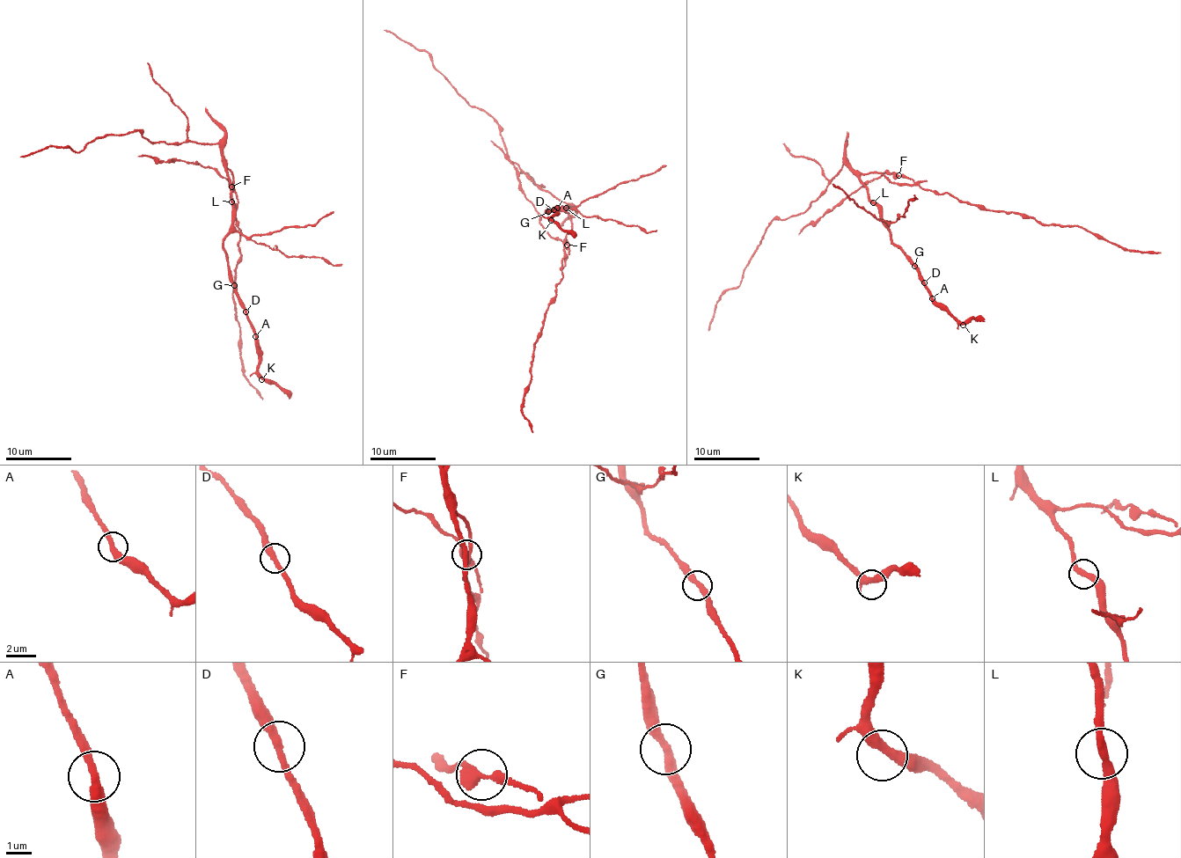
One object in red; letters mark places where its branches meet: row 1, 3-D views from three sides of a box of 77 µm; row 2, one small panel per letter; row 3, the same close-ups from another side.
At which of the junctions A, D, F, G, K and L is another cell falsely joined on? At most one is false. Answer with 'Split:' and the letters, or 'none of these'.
Split: F

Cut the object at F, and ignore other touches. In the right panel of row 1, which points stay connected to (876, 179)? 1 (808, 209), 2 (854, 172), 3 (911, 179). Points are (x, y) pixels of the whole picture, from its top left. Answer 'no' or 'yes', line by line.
1: no
2: no
3: yes

